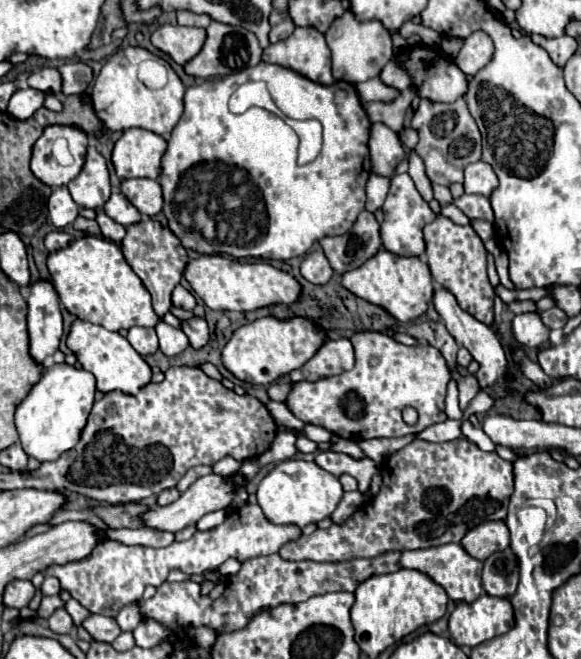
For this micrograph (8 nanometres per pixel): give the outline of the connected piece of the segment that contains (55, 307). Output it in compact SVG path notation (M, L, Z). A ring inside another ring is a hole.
M38 281L28 291L28 333L30 355L42 365L60 345L62 315L54 287L46 281Z

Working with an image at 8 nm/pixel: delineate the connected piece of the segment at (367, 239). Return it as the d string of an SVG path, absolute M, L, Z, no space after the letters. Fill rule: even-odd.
M362 211L348 233L338 237L324 237L320 241L324 255L338 275L360 267L382 247L378 227L380 225L374 213Z

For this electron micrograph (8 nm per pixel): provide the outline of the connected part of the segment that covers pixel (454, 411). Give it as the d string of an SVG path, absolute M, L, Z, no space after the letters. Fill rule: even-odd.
M452 379L448 383L448 397L446 397L446 415L448 419L462 419L464 413L458 407L458 389L456 389L456 381Z

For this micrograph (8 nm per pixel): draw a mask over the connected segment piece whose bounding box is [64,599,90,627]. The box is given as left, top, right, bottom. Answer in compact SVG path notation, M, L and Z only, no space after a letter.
M68 599L68 601L66 601L64 609L70 613L70 617L72 617L72 621L74 621L74 625L76 625L76 627L78 627L78 625L82 625L82 621L90 615L90 611L88 611L88 609L84 609L78 601L72 601L72 599Z

